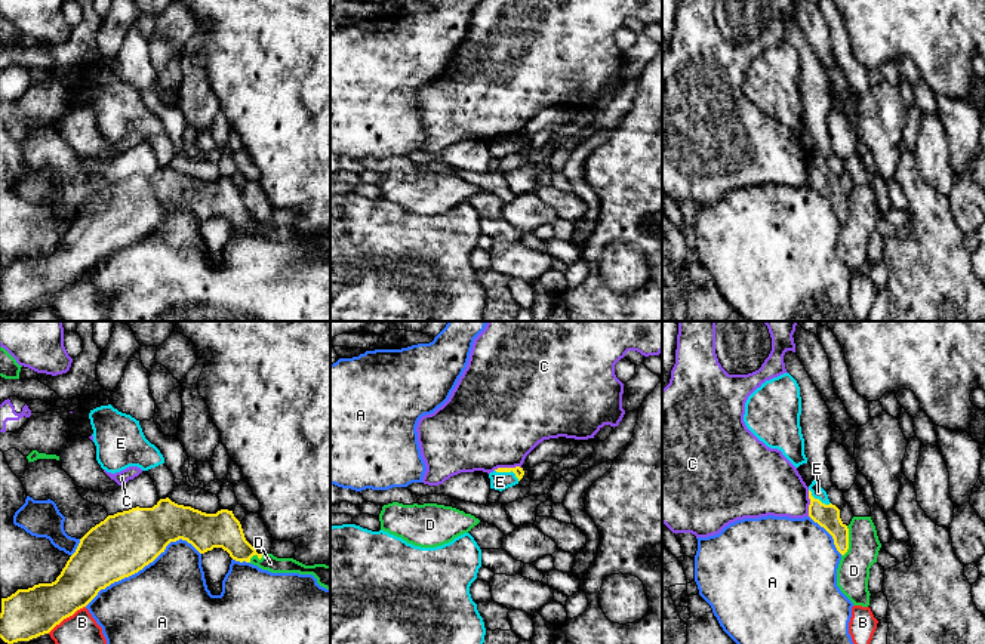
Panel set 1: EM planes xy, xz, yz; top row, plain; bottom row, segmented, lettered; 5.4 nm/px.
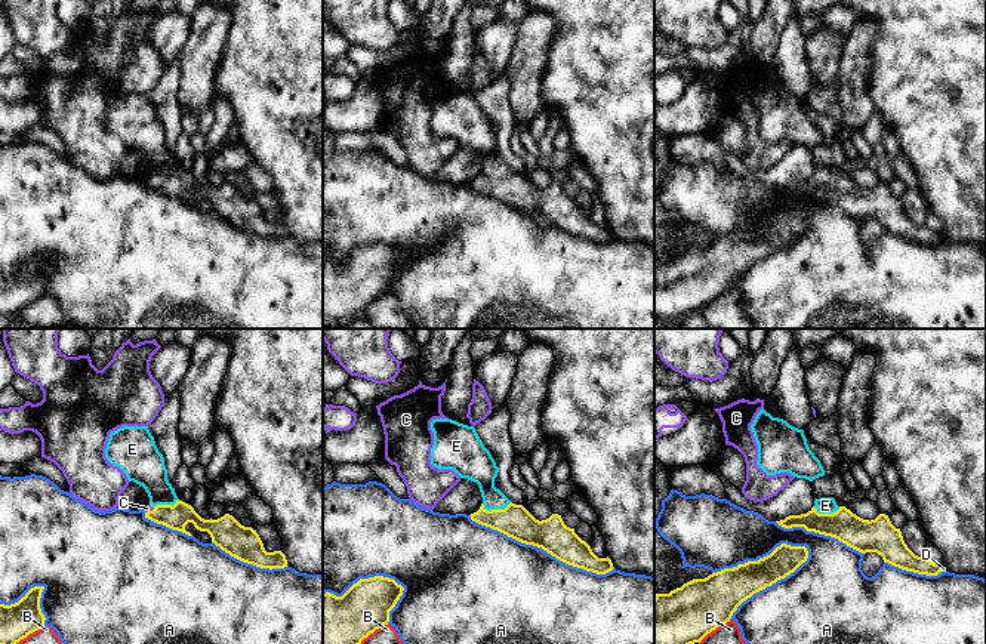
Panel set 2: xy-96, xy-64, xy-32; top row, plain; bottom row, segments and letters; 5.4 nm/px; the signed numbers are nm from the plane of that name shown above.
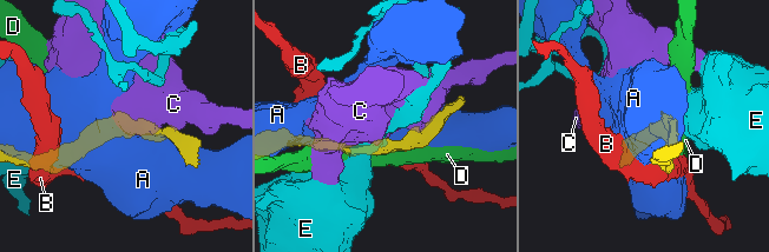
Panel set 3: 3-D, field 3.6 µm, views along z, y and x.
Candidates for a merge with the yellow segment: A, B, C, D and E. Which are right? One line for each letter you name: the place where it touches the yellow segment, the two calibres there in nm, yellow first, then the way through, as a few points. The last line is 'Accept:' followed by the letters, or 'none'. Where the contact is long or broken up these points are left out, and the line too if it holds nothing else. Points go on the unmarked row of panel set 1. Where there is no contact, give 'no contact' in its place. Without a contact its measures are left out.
Accept: none

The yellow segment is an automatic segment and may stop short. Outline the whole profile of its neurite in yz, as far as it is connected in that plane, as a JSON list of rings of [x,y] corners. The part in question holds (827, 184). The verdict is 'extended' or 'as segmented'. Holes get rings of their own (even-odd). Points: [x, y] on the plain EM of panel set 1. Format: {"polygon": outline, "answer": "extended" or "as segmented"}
{"polygon": [[[810,158],[809,167],[809,185],[832,204],[837,219],[844,224],[849,218],[849,197],[840,187],[840,178],[815,167]]], "answer": "as segmented"}

